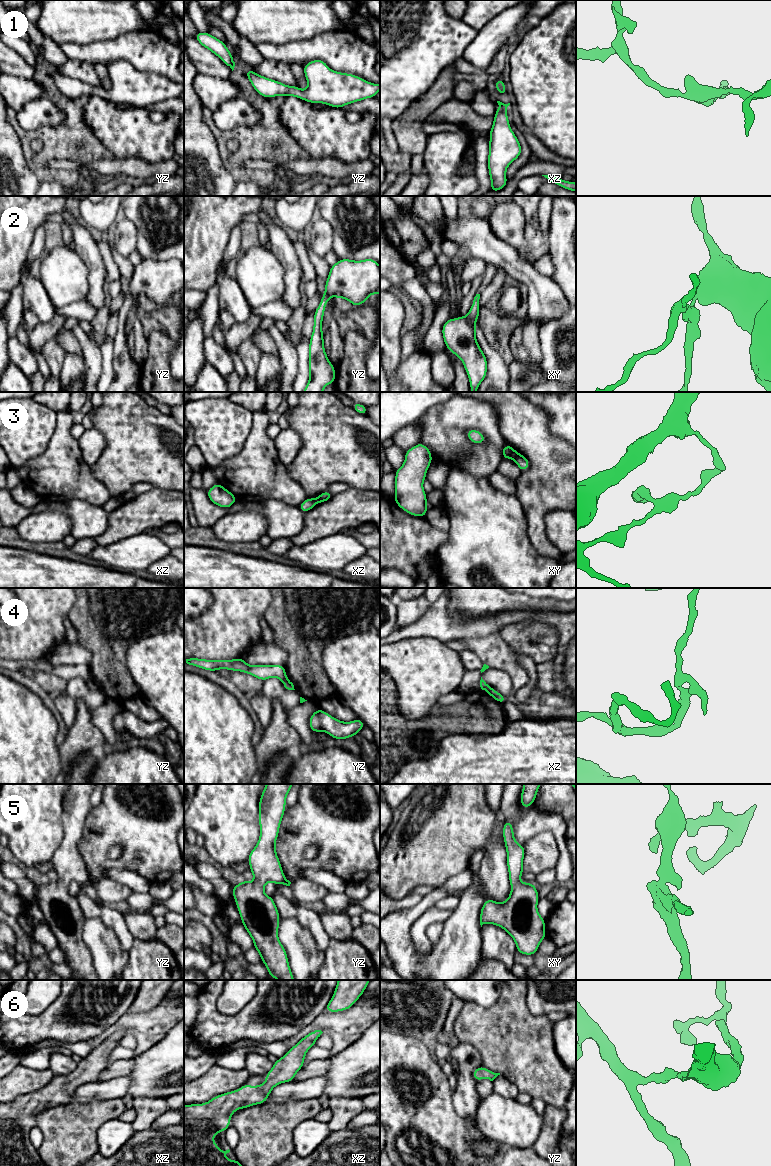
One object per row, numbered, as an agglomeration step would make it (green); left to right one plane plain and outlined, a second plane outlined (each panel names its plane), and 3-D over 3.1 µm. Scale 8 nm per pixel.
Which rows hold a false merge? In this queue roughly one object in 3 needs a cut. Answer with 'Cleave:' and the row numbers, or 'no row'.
Cleave: 3, 4

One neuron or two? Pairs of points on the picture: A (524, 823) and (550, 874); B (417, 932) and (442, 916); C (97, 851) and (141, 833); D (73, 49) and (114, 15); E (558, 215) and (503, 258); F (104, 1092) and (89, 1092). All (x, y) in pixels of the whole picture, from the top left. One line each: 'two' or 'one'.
A: two
B: one
C: one
D: two
E: two
F: one

